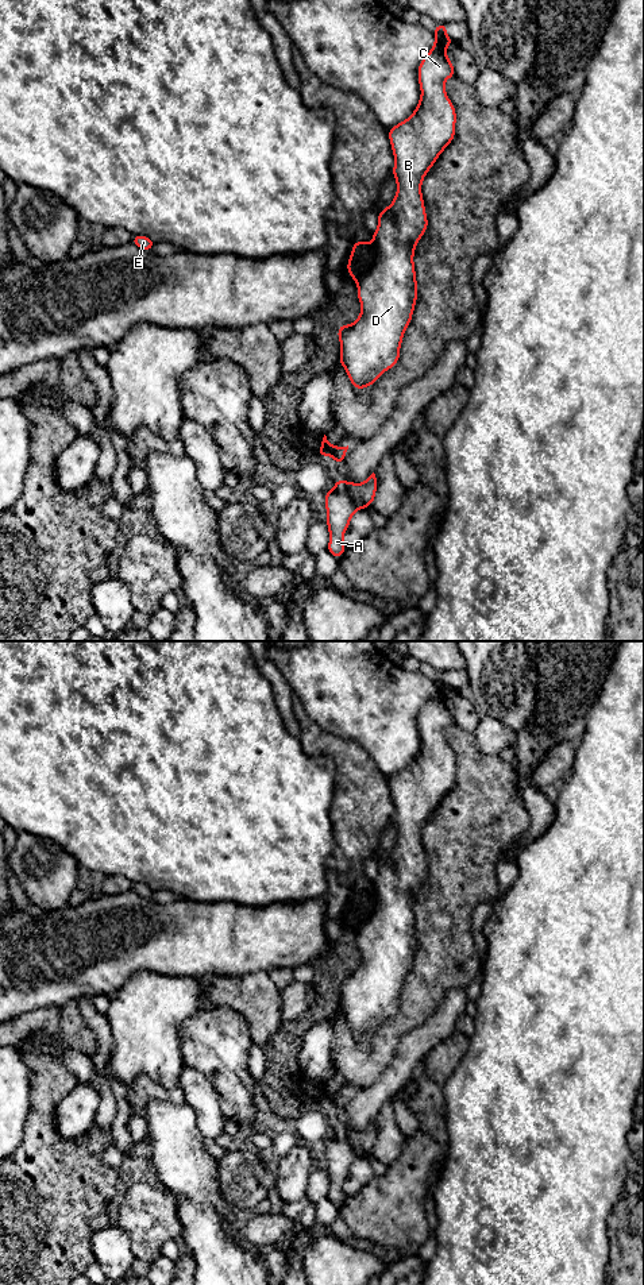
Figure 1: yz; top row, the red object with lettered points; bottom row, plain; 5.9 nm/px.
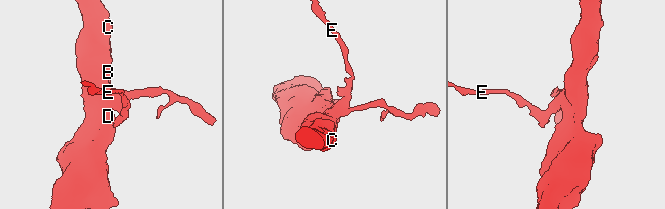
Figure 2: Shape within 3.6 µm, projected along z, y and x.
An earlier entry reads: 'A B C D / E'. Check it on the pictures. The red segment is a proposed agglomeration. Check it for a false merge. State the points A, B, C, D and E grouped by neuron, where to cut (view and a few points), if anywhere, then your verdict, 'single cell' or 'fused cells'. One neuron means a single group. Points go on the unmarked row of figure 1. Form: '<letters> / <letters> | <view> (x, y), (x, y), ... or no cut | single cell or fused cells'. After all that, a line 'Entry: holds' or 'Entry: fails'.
A B C D / E | yz (371, 894), (369, 911), (355, 927) | fused cells
Entry: holds

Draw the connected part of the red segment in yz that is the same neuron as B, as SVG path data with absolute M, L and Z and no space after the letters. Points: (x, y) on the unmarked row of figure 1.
M437 671L433 678L435 692L419 713L421 744L417 756L406 768L387 777L396 809L392 821L397 829L397 841L393 850L378 860L378 876L373 881L370 910L355 927L360 962L354 972L342 972L338 976L342 993L339 1011L356 1038L374 1033L386 1018L398 1011L401 989L417 949L413 902L416 891L428 876L421 831L439 803L455 786L456 760L444 737L444 729L455 725L454 713L446 703L446 695L455 691L446 682L447 675L448 672Z

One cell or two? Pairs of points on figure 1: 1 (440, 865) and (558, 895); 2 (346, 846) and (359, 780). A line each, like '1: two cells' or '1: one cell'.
1: two cells
2: one cell

